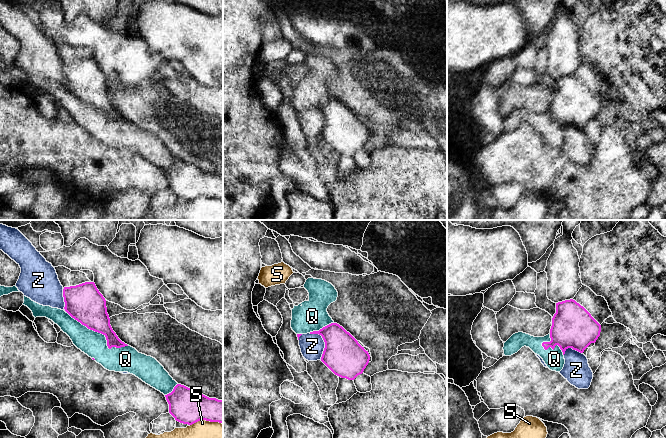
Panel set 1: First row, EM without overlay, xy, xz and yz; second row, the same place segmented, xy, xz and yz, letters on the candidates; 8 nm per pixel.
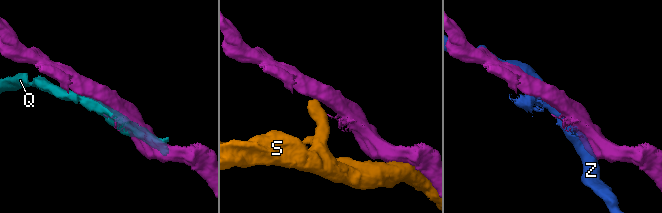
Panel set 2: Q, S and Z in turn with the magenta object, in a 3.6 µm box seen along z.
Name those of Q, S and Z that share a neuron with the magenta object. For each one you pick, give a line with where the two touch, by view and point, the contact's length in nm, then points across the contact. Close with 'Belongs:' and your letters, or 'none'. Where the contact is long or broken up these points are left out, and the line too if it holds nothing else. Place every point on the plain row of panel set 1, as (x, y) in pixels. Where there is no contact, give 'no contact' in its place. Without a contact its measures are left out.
Belongs: none

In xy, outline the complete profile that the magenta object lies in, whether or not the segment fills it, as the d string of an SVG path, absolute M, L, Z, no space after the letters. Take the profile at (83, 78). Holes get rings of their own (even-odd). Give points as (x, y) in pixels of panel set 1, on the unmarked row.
M94 58L64 63L63 73L65 87L88 105L103 110L109 125L128 122L113 107L107 89L106 76Z

